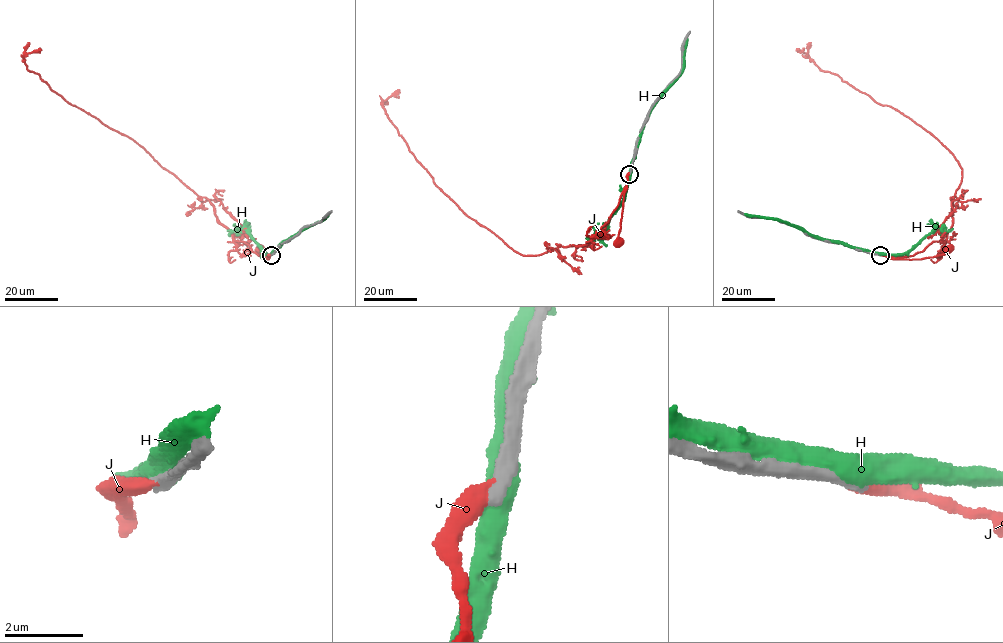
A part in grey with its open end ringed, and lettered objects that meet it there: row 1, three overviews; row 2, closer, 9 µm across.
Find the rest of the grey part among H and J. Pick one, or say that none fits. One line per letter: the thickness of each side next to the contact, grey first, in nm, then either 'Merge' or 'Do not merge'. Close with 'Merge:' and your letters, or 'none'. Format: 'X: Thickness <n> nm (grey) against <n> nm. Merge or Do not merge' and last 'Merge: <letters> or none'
H: Thickness 320 nm (grey) against 550 nm. Do not merge
J: Thickness 380 nm (grey) against 400 nm. Do not merge
Merge: none

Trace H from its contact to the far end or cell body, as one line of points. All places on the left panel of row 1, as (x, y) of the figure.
H: (272, 254), (297, 232), (329, 213)

